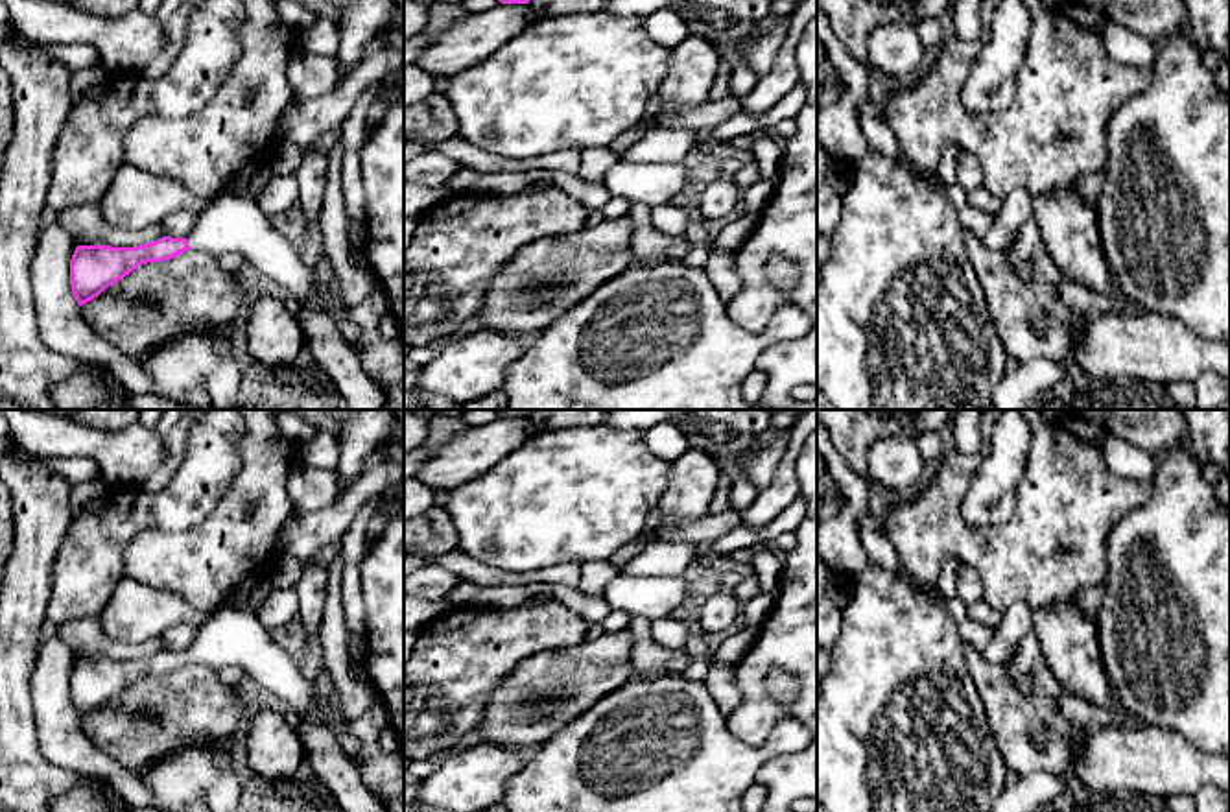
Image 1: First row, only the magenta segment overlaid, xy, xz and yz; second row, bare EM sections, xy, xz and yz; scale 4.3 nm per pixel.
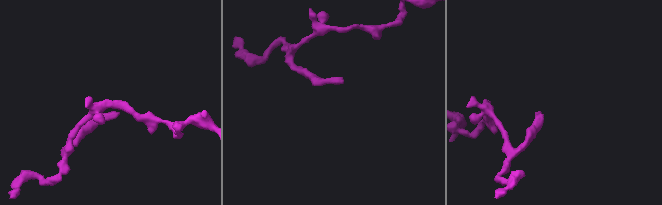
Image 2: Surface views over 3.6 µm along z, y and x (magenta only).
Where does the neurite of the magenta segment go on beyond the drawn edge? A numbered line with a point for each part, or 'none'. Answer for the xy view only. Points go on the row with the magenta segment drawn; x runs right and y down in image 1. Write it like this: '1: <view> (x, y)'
1: xy (229, 224)

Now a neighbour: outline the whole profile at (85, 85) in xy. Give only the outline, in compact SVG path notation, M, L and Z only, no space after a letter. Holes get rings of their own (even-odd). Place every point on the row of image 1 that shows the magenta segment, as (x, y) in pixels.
M90 66L72 72L70 96L74 103L98 100L112 74L103 66Z

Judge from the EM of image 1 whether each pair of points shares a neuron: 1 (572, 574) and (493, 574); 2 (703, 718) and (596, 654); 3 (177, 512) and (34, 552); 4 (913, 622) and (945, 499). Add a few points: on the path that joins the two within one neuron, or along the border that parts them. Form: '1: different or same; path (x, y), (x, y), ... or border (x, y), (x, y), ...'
1: same; path (552, 574), (513, 578)
2: different; border (633, 676), (596, 702)
3: different; border (74, 517), (58, 552), (50, 587)
4: different; border (904, 567), (921, 580), (935, 584)

